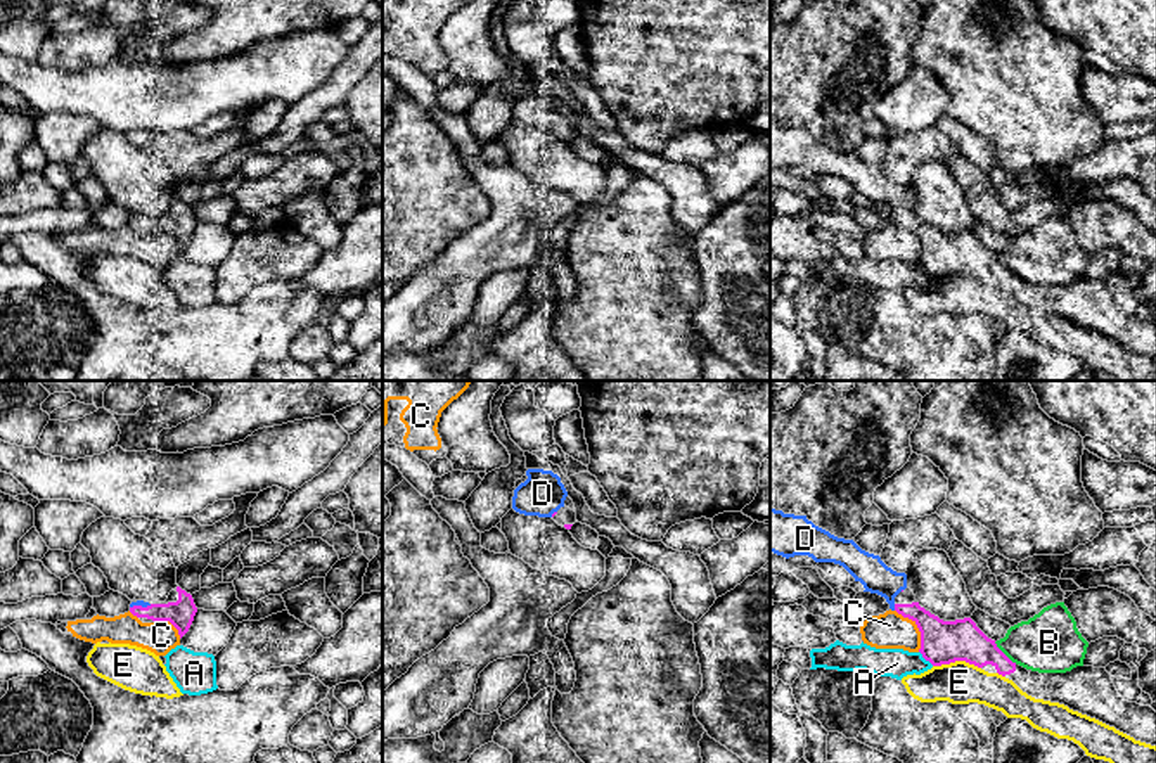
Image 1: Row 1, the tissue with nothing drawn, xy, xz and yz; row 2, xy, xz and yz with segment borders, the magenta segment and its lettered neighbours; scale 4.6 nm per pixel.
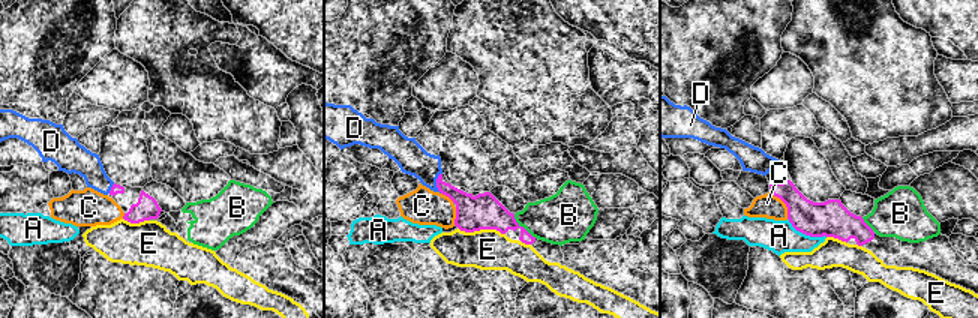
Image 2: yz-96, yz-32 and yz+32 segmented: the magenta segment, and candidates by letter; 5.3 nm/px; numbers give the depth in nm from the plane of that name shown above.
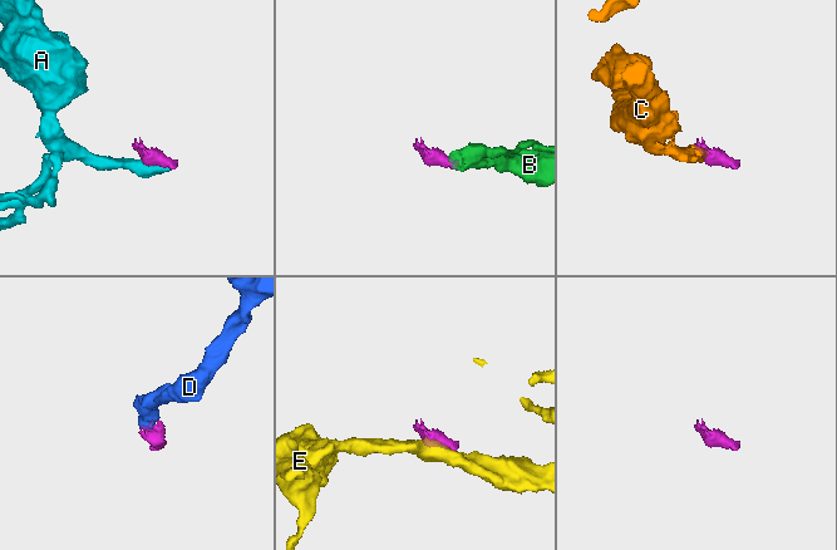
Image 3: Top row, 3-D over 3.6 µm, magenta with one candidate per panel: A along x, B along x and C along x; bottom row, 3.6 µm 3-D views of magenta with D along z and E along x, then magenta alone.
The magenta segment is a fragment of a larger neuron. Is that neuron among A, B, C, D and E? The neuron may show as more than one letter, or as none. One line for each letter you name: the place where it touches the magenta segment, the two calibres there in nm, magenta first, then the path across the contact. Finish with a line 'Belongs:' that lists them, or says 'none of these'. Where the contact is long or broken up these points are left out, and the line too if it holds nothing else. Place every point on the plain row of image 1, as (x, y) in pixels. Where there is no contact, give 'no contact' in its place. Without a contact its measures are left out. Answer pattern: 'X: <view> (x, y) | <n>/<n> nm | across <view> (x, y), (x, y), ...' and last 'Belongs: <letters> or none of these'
D: yz (895, 220) | 180/150 nm
Belongs: D

